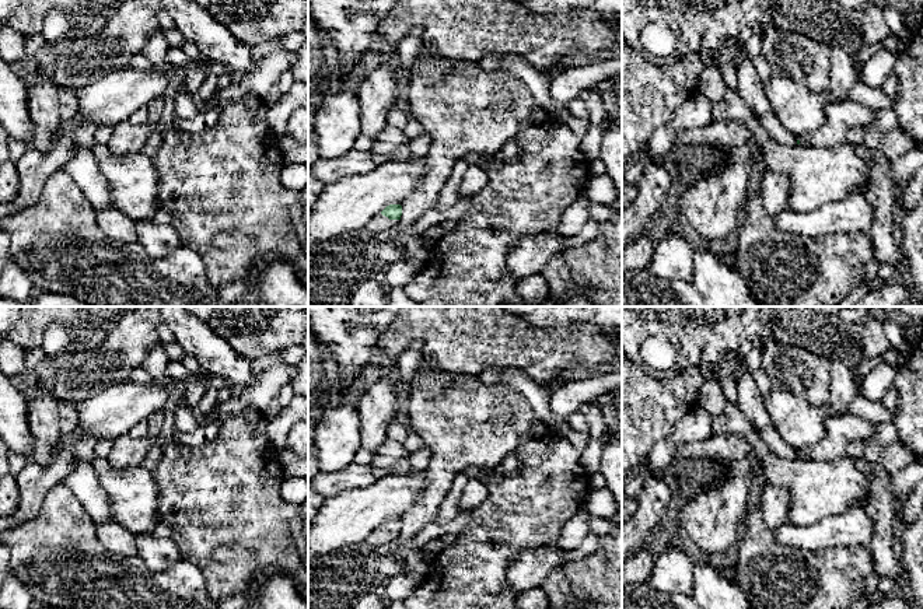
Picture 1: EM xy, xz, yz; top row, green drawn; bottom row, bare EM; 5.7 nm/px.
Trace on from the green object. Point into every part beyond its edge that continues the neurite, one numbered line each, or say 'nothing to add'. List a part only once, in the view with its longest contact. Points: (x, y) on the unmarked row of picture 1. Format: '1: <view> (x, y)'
1: xz (381, 536)

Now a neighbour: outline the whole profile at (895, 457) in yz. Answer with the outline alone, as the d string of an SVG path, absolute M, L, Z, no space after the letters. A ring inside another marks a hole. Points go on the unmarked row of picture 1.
M896 440L884 448L880 465L888 475L894 475L915 462L915 459L916 455L901 440Z

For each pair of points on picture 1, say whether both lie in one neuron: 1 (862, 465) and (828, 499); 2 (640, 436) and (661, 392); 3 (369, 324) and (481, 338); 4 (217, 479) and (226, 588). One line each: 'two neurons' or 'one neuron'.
1: two neurons
2: one neuron
3: two neurons
4: one neuron

